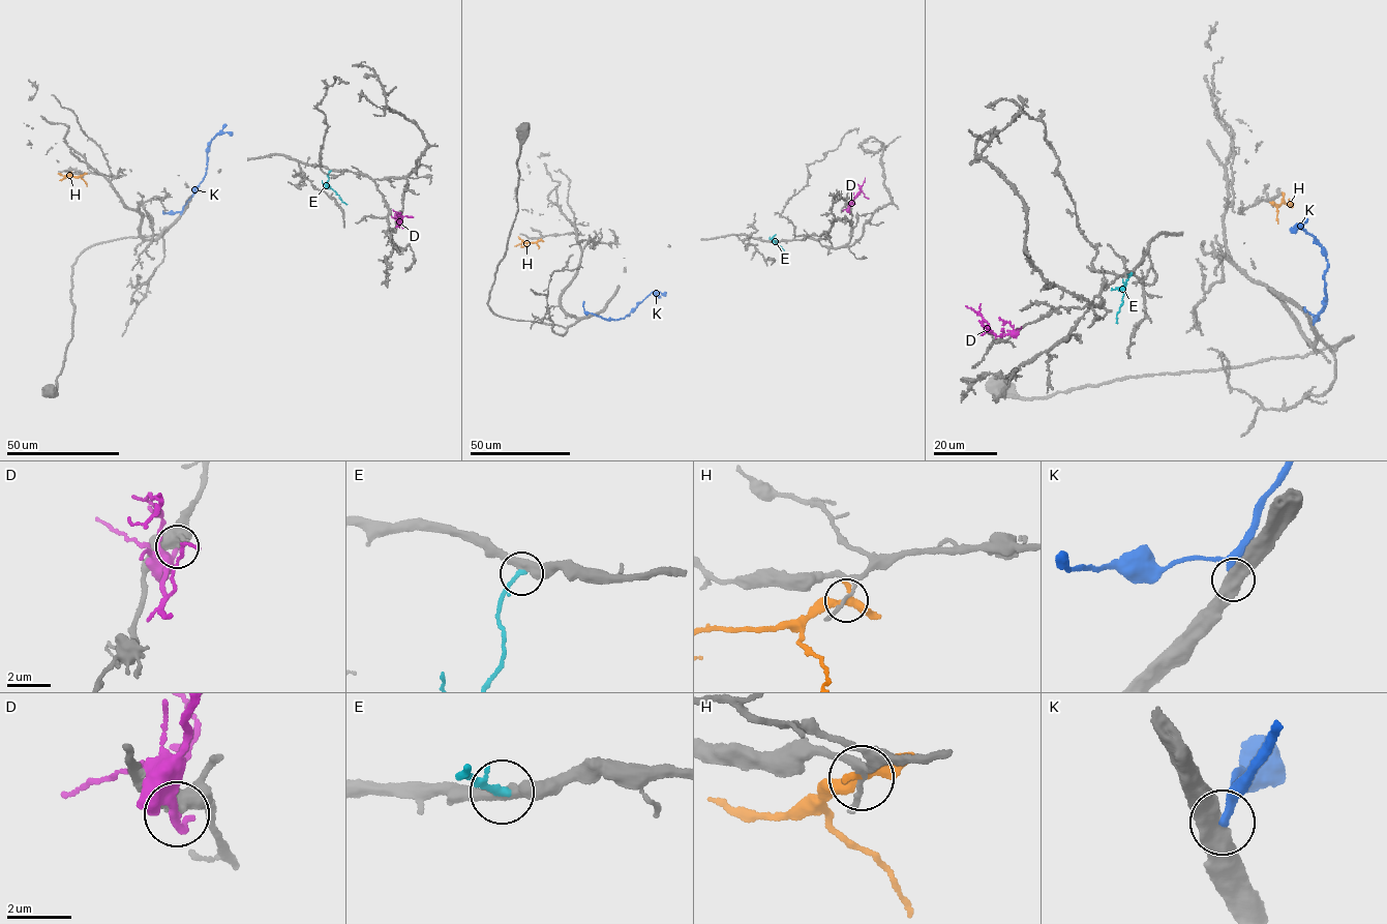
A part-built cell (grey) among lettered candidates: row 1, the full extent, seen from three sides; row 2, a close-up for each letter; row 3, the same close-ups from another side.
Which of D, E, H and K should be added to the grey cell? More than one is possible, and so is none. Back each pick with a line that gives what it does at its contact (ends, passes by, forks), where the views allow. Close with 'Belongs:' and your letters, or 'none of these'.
E: It passes by
Belongs: E

